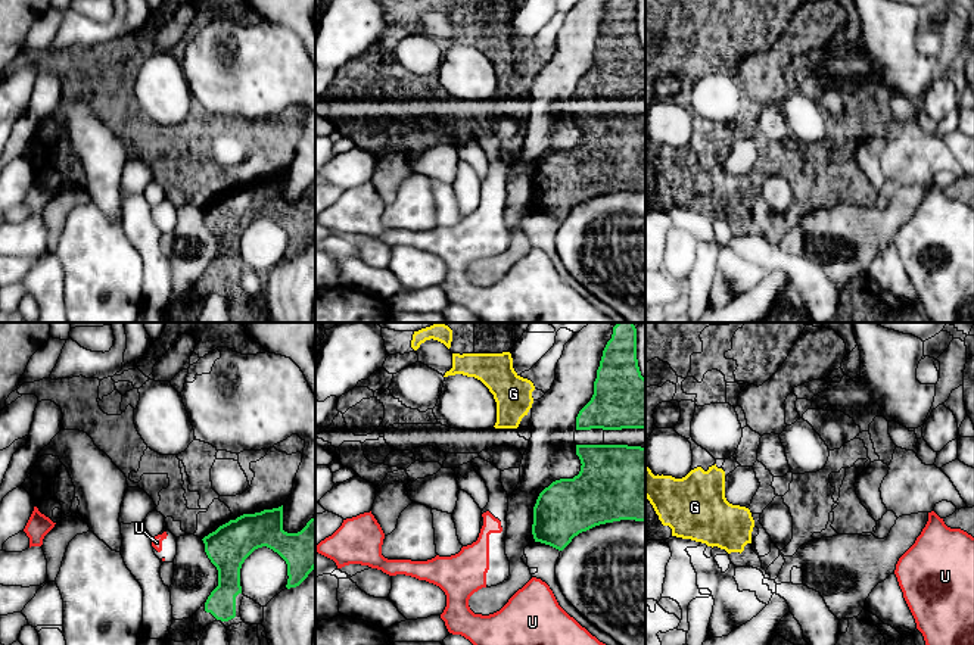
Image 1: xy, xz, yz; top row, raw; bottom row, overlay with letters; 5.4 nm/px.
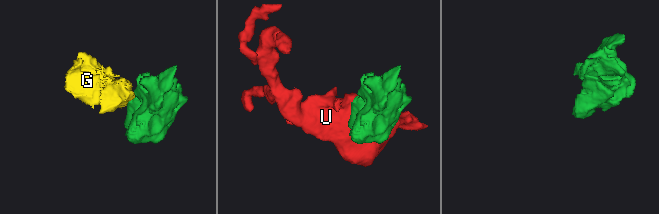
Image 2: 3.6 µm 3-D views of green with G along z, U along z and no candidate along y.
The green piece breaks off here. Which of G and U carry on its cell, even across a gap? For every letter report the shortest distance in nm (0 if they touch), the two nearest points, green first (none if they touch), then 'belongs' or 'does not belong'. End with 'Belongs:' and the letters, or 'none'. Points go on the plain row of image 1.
G: 260 nm apart; from green across xz (576, 87), (532, 72); belongs
U: 170 nm apart; from green across xz (532, 198), (501, 198); does not belong
Belongs: G

